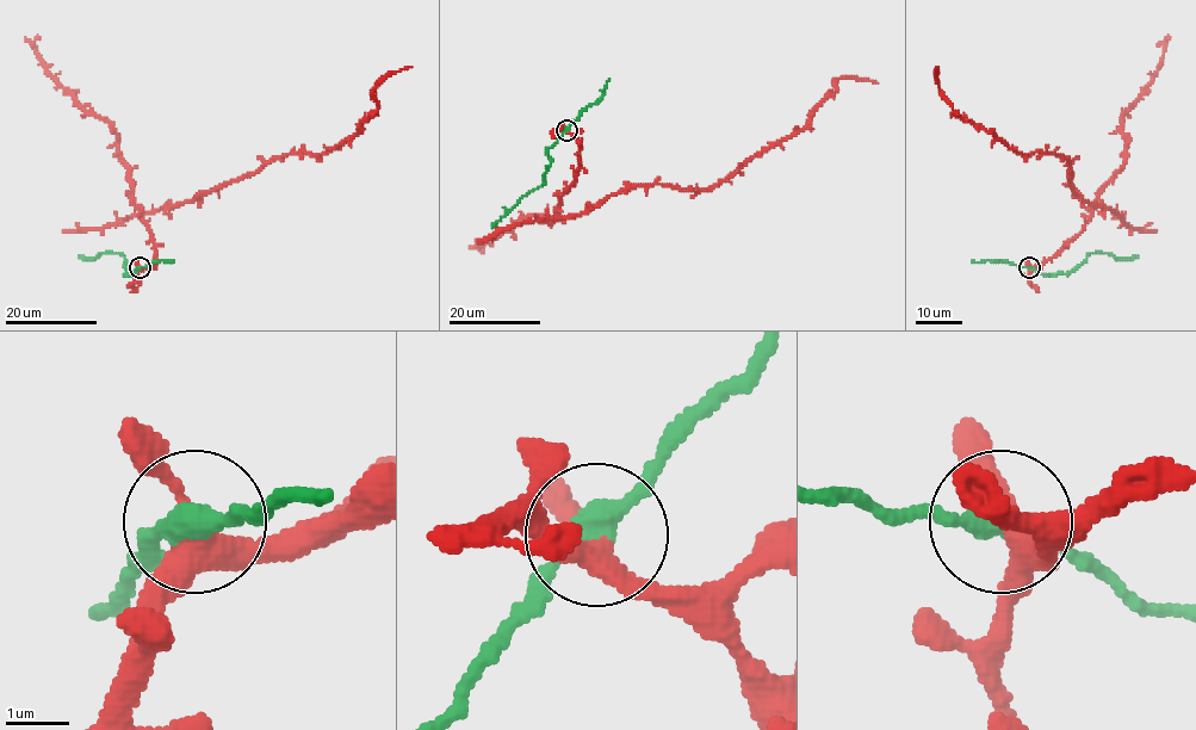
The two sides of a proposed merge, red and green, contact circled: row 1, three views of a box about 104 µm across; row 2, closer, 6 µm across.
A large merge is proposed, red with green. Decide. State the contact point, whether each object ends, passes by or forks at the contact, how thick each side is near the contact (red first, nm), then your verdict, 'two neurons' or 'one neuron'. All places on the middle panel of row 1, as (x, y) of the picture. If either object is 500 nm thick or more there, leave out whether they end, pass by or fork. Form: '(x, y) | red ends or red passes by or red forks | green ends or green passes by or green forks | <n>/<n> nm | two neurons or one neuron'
(566, 130) | red forks | green passes by | 320/360 nm | two neurons

